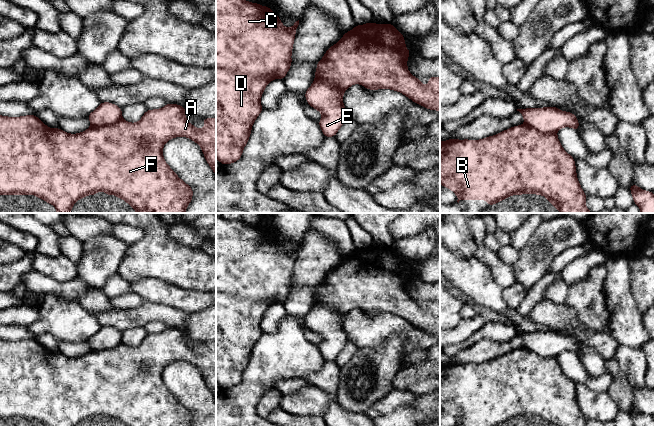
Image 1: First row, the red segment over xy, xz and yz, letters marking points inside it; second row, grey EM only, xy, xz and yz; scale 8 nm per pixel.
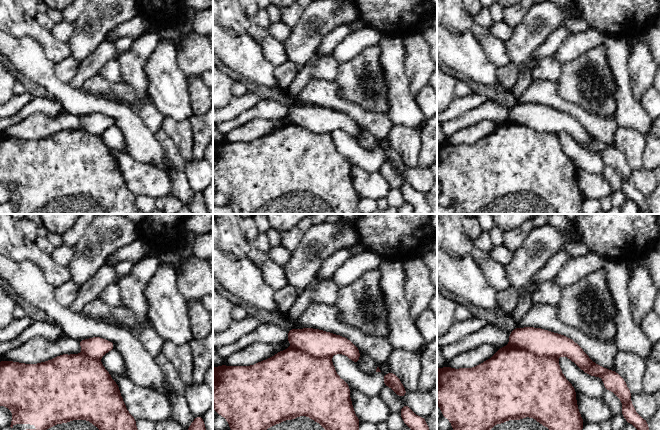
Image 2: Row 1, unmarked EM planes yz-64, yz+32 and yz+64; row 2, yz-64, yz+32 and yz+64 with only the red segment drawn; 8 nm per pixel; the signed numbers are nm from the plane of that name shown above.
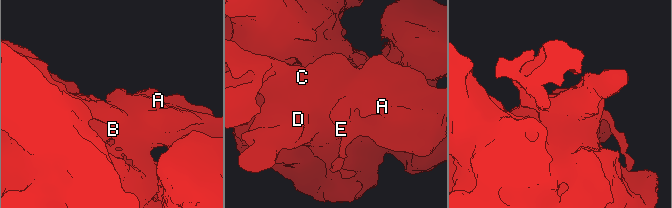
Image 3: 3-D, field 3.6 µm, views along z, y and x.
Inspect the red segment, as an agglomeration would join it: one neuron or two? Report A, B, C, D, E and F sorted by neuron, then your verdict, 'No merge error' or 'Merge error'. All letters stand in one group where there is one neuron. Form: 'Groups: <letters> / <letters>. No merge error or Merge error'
Groups: A B C D E F. No merge error

